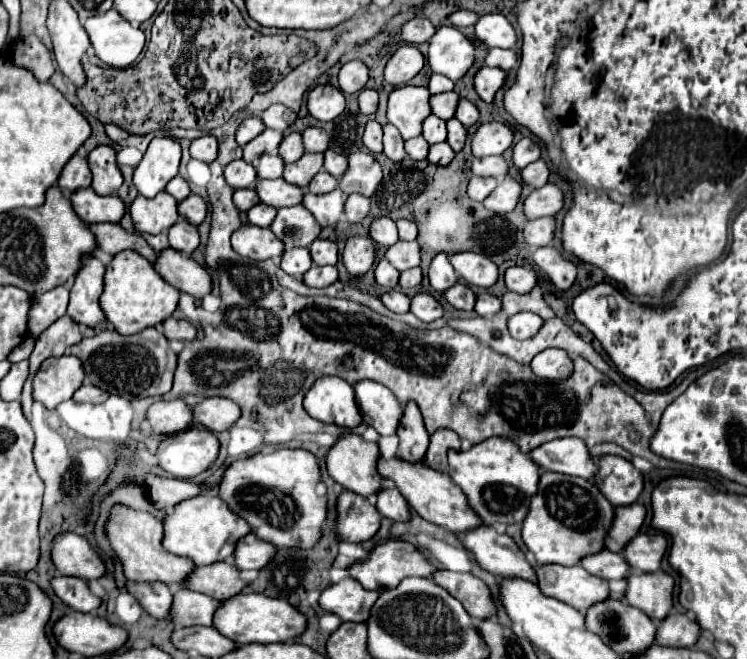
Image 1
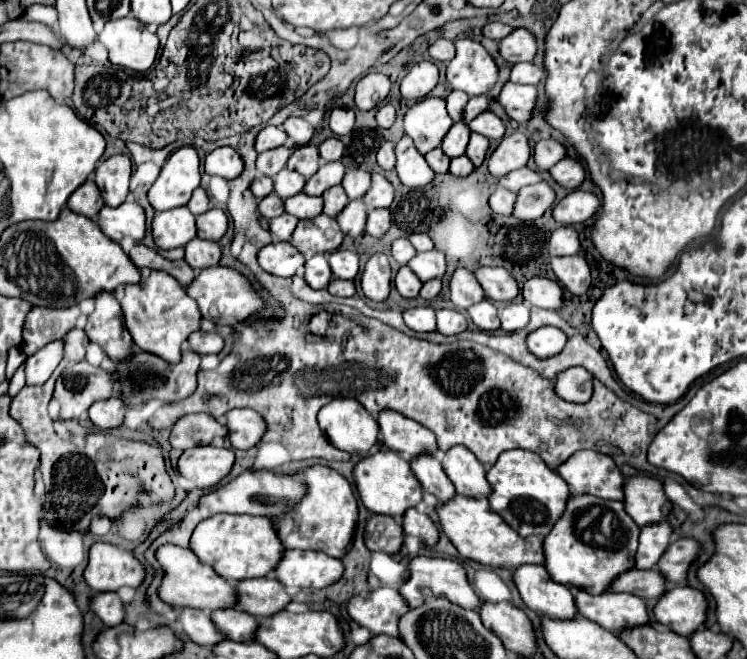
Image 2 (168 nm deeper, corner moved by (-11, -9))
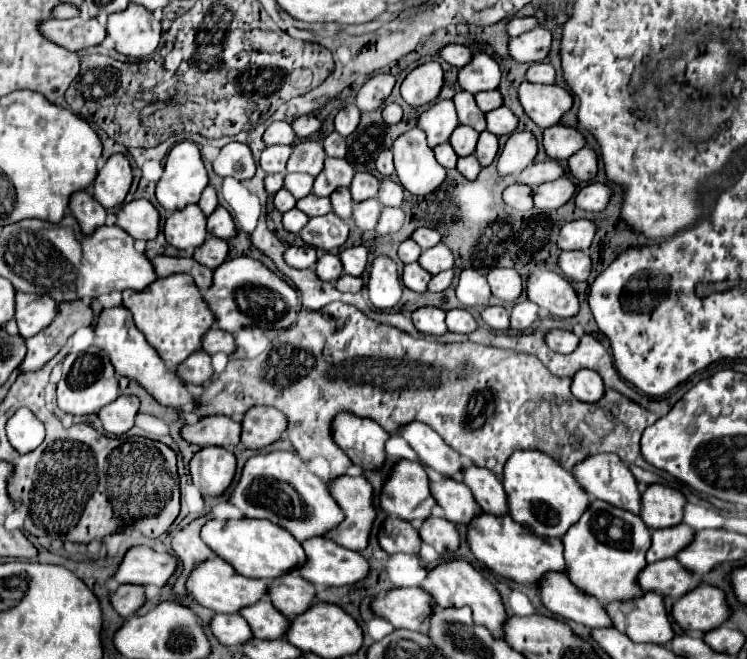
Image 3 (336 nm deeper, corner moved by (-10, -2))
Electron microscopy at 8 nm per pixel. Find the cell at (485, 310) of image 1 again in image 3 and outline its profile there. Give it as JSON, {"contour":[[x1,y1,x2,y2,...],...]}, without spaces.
{"contour":[[522,300,518,304,514,304,514,308,510,310,510,328,512,330,528,330,536,320,538,320,538,306,530,300]]}

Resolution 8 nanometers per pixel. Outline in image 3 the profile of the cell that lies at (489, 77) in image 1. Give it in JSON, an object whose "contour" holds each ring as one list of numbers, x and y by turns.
{"contour":[[522,82,518,86,518,100,526,116,540,128,558,124,562,114,572,106,572,94,564,88,530,82]]}

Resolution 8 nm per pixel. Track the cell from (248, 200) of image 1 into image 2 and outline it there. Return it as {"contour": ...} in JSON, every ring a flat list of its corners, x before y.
{"contour":[[271,193,271,195,267,195,265,199,259,201,259,215,267,217,267,219,273,219,273,217,279,217,283,213,285,213,283,199,277,193]]}

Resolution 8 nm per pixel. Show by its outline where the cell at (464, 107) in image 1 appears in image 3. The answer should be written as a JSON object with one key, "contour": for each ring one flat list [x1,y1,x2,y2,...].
{"contour":[[506,106,486,112,486,128,496,136,512,134,516,130,516,126,518,126,518,118]]}

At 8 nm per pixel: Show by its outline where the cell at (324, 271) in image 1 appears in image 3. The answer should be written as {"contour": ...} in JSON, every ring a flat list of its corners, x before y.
{"contour":[[342,274,338,280,336,280,336,288,340,292,360,292,364,286,362,278,356,278,356,276,348,276,348,274]]}

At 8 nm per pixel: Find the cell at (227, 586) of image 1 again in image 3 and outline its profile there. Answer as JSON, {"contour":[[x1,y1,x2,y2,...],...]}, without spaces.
{"contour":[[296,570,274,578,268,584,268,598,272,606,286,618,294,618,304,612,314,600,314,586,300,578]]}

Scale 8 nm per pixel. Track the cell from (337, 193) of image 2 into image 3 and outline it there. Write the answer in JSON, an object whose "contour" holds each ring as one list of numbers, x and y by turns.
{"contour":[[348,188,334,190,334,194,330,194,330,202,332,202,332,212,338,214,342,220,352,216,352,196]]}

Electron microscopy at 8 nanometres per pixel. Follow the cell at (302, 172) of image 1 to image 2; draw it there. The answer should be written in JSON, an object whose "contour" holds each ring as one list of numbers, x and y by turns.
{"contour":[[341,161,337,163,327,163,323,165,305,185,305,193,307,195,313,195,313,197,319,197,323,195,327,189,335,187,335,185,341,185,343,181,343,175,345,175,345,167]]}

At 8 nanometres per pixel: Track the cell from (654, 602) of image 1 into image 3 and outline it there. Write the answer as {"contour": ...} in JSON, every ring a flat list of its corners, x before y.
{"contour":[[700,584,694,590,686,592,672,606,674,622,686,632,700,630,708,632,720,626,730,616,726,596,720,588,710,584]]}

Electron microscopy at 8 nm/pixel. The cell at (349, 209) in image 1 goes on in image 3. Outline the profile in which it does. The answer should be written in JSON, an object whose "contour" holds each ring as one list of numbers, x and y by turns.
{"contour":[[382,208,378,224,376,224,376,232,378,234,398,232,402,222,404,222,404,212,400,208]]}

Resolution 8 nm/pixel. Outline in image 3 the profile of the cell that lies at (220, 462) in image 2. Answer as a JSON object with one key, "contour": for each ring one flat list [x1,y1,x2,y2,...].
{"contour":[[206,446,192,456,188,468,192,482,204,496,218,496,234,478,236,458,226,448]]}

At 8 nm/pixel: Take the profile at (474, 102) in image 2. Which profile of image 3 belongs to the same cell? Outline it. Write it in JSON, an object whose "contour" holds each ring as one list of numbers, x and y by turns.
{"contour":[[490,90,490,92,478,92,476,96,476,104,482,112,490,112,494,108,498,108,502,104,502,96,498,90]]}

